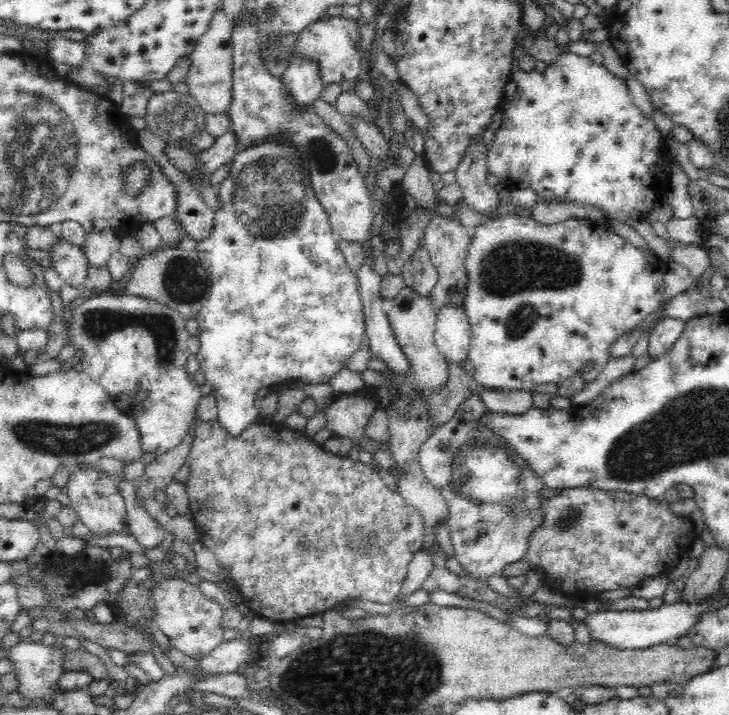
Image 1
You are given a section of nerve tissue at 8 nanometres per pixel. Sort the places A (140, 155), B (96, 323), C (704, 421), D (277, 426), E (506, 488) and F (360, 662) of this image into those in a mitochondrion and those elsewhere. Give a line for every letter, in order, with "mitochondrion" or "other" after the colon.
A: other
B: mitochondrion
C: mitochondrion
D: other
E: mitochondrion
F: mitochondrion

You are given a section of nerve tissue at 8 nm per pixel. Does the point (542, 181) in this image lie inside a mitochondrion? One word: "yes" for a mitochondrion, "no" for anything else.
no

